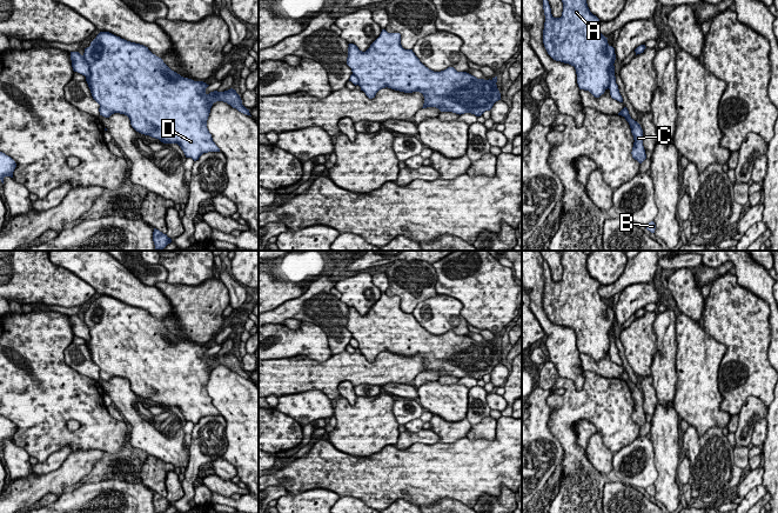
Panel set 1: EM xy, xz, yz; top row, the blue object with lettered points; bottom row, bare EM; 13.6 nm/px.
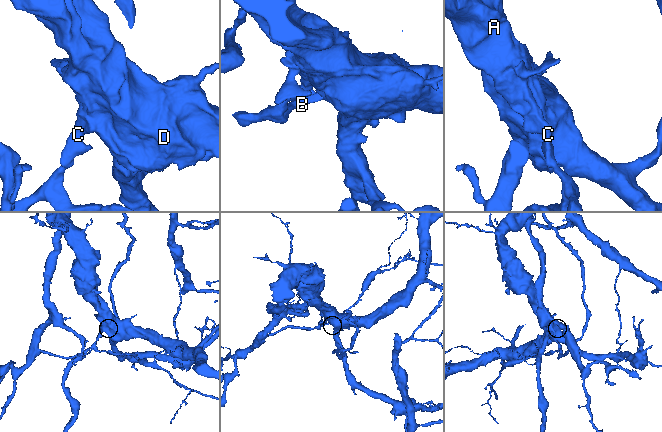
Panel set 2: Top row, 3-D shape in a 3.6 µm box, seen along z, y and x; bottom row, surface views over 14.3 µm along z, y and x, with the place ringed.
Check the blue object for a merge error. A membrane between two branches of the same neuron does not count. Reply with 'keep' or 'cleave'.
cleave

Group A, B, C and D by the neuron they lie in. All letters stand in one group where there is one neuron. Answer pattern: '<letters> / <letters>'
A D / B C

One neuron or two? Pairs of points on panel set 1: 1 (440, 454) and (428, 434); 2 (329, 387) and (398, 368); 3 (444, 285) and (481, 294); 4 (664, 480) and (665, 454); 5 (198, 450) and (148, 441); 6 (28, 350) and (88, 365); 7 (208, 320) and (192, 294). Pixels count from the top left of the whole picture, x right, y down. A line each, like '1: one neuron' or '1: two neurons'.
1: two neurons
2: one neuron
3: one neuron
4: one neuron
5: two neurons
6: two neurons
7: one neuron

